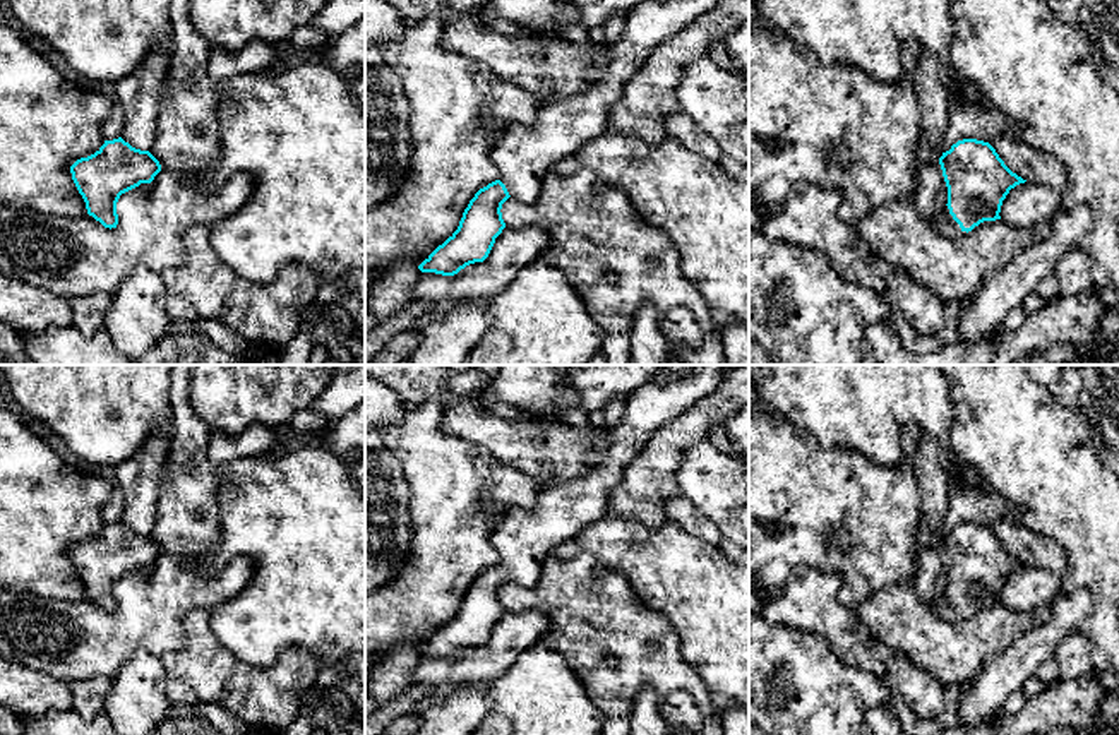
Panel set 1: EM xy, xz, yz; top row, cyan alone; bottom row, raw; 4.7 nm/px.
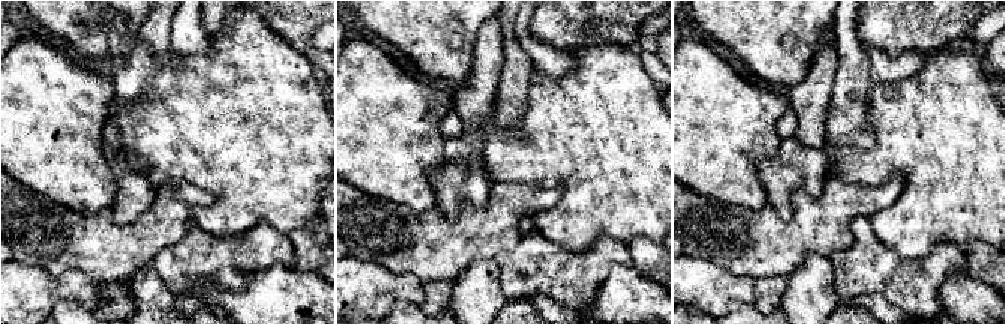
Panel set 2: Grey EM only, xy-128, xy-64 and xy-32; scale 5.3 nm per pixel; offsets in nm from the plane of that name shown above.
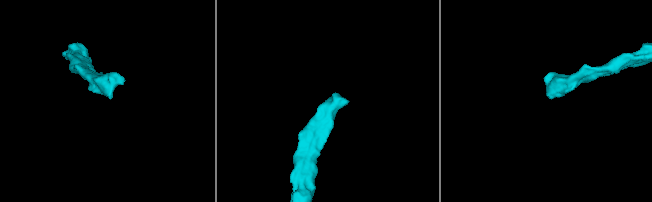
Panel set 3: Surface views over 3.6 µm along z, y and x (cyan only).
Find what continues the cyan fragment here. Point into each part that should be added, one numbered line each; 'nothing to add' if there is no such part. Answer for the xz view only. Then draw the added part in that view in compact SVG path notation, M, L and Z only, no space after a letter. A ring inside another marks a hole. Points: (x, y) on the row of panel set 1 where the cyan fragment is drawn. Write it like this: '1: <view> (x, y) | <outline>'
1: xz (525, 153) | M643 0L634 7L591 84L577 94L542 101L533 123L512 123L499 137L490 159L509 195L535 202L554 164L605 134L610 110L649 53L718 2Z

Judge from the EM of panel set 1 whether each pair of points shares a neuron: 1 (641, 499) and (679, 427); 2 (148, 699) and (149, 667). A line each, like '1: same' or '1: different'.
1: same
2: same

